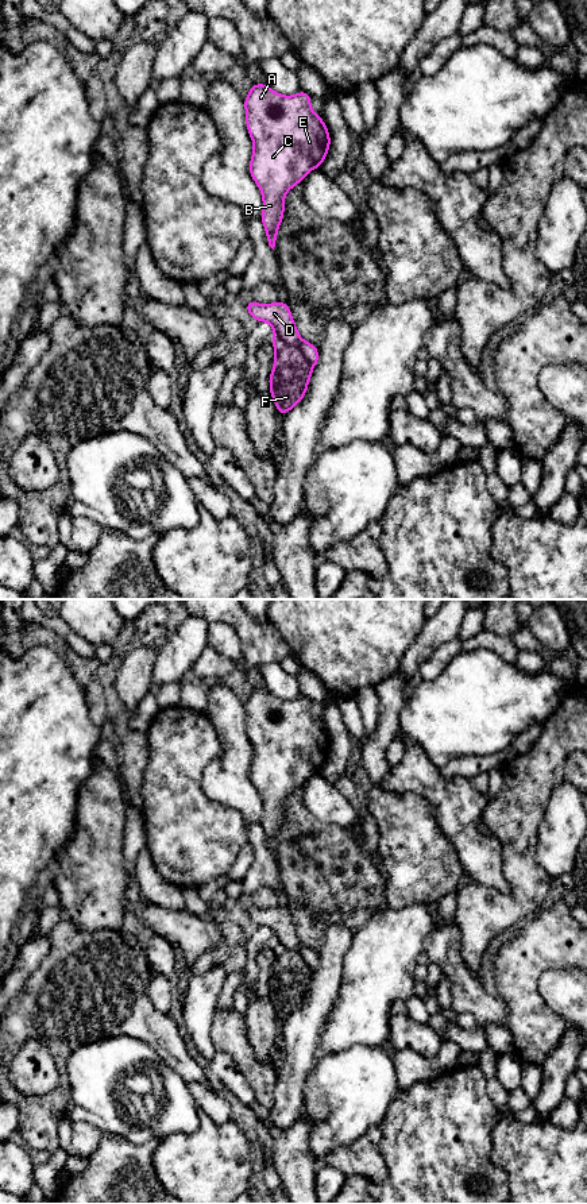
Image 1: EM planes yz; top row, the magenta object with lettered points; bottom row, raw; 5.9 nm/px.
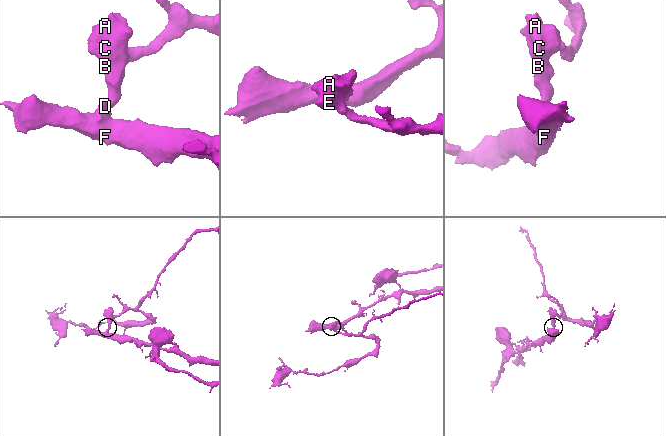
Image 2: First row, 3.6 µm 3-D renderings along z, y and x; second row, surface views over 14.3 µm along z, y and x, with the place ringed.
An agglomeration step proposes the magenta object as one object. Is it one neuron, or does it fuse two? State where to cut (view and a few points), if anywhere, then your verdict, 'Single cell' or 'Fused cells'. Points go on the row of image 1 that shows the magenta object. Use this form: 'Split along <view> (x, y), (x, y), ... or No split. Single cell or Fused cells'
Split along yz (273, 335), (296, 344), (312, 367). Fused cells

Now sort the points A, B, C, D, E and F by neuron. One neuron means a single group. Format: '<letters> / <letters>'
A B C D E / F

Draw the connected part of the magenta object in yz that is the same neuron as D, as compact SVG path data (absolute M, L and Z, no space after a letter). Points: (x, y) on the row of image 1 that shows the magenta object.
M254 300L246 304L250 317L256 321L266 321L274 328L274 335L279 340L298 346L312 367L318 363L318 350L316 346L305 341L297 331L287 302L271 302L260 305Z

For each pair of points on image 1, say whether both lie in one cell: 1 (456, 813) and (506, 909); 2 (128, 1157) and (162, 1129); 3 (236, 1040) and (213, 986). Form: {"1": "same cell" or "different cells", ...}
{"1": "different cells", "2": "different cells", "3": "different cells"}

